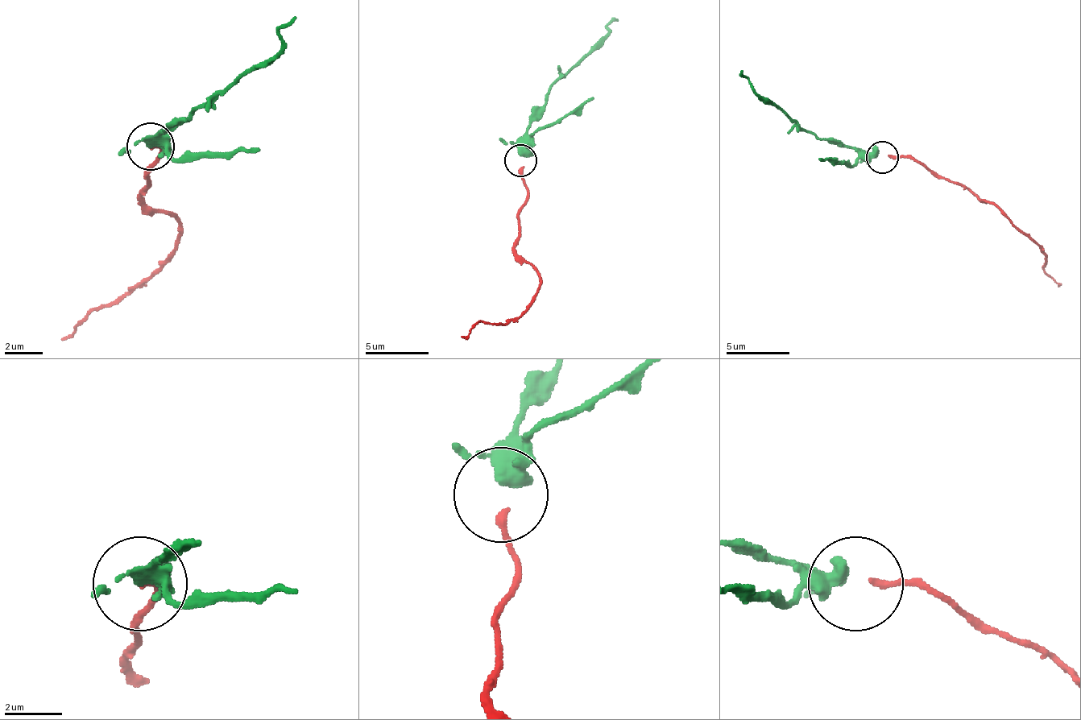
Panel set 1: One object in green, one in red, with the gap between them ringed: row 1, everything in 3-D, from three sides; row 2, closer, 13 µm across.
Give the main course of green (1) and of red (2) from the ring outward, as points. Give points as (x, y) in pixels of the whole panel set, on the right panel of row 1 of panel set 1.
1: (876, 155), (863, 155), (819, 139), (768, 105), (739, 70)
2: (889, 155), (921, 162), (1000, 209), (1038, 244), (1045, 273), (1061, 286)

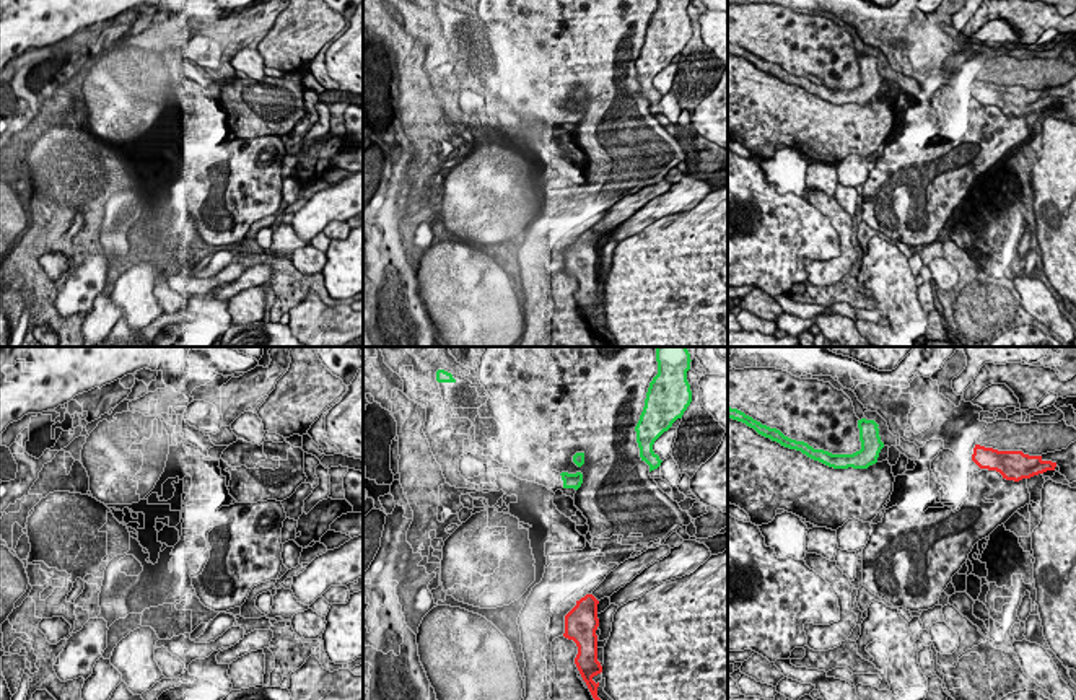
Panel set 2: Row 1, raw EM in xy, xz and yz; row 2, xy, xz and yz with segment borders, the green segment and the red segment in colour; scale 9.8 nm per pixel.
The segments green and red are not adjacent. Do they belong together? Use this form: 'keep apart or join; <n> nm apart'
keep apart; 900 nm apart

